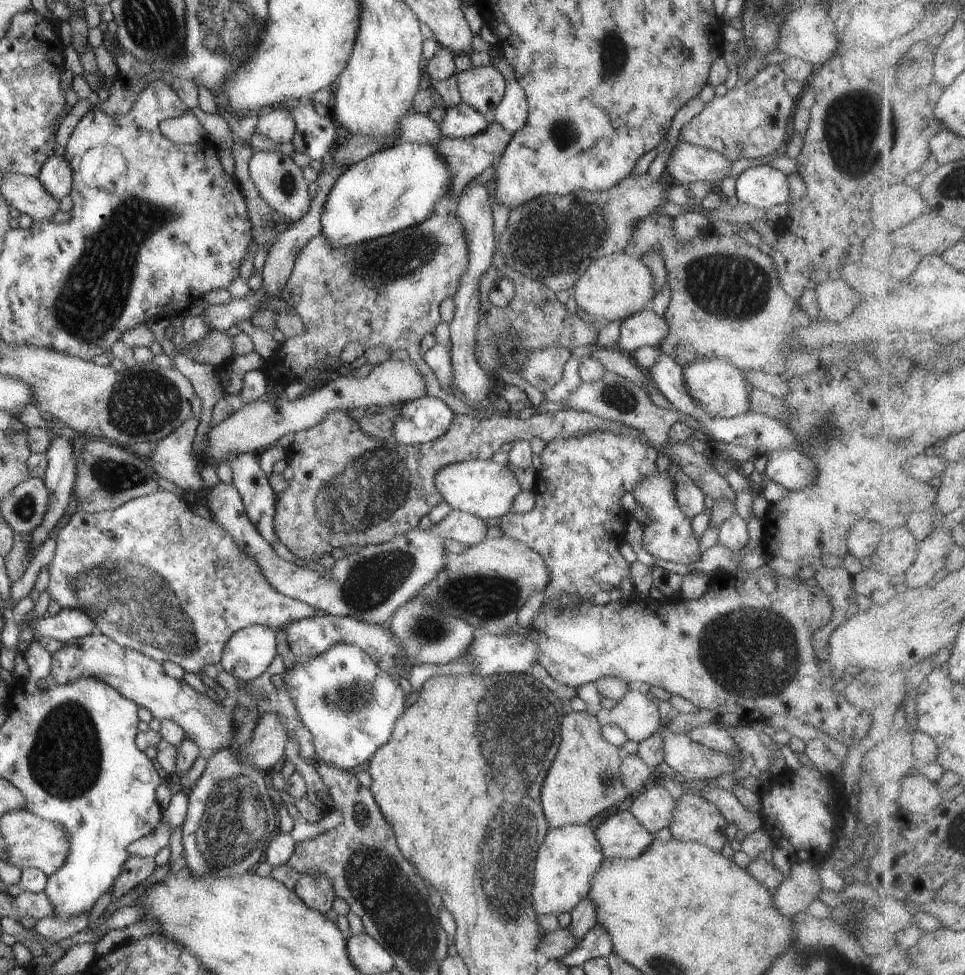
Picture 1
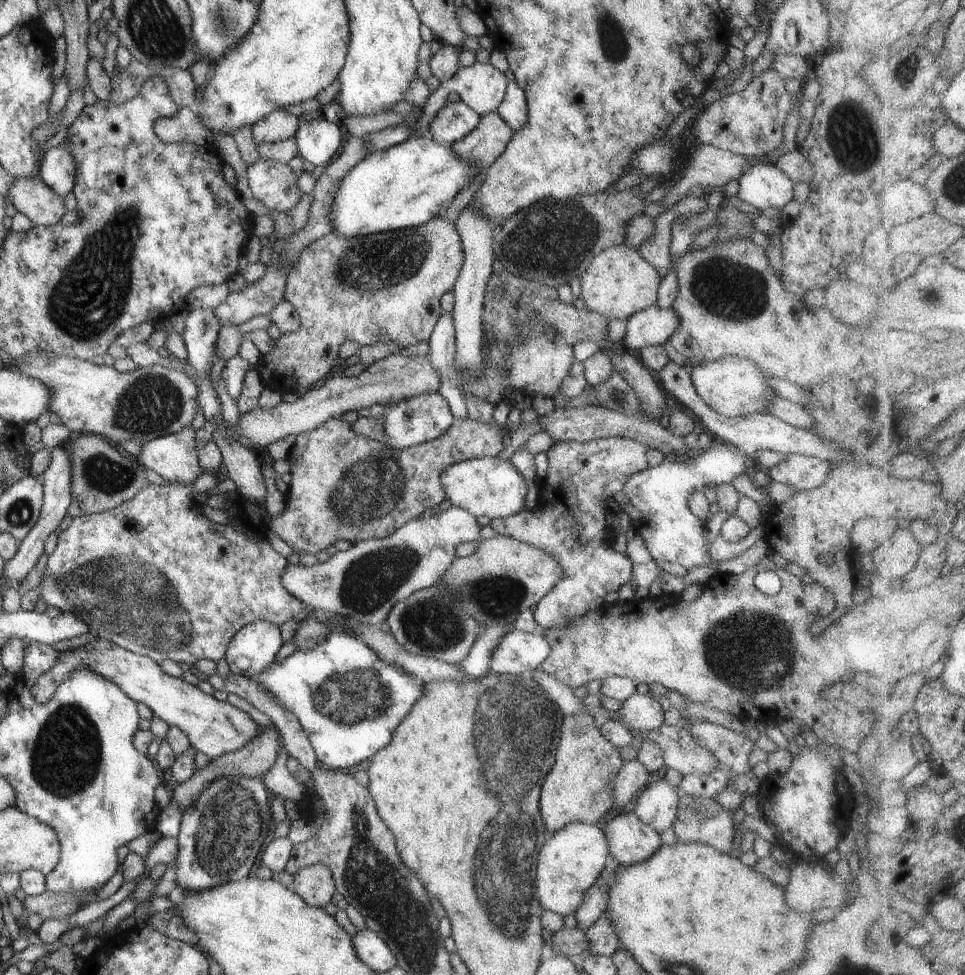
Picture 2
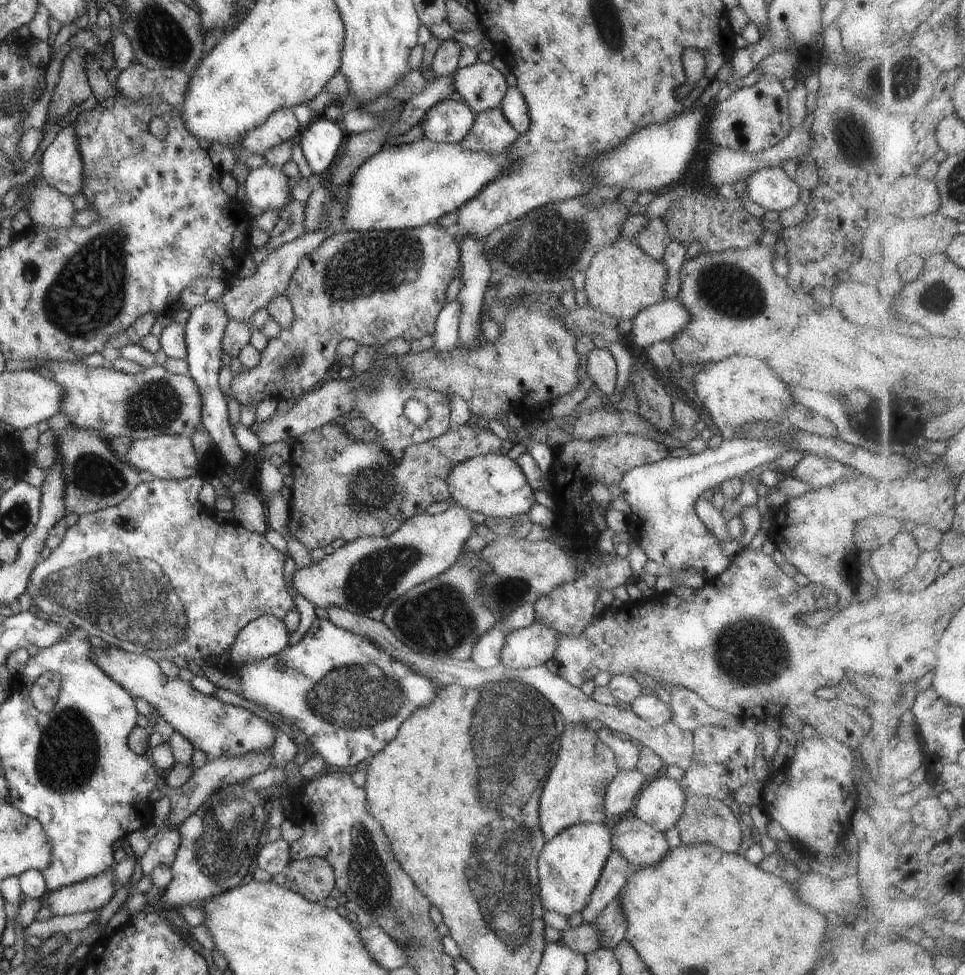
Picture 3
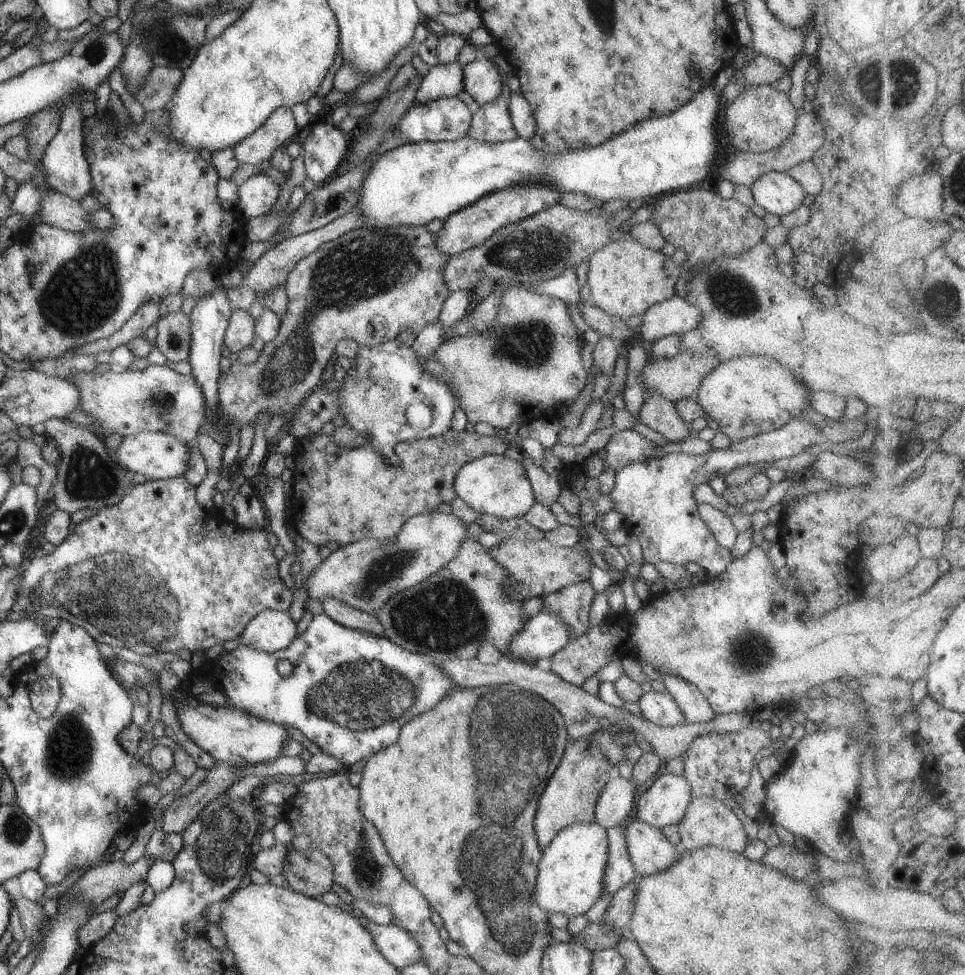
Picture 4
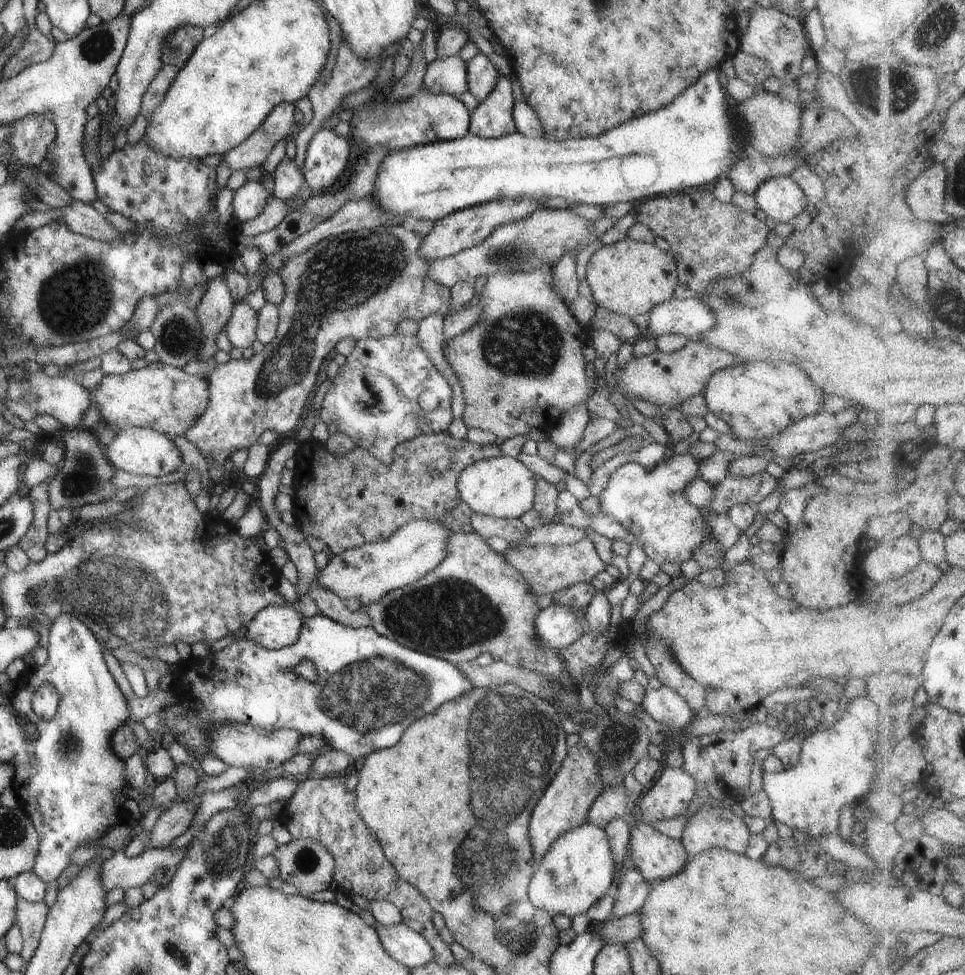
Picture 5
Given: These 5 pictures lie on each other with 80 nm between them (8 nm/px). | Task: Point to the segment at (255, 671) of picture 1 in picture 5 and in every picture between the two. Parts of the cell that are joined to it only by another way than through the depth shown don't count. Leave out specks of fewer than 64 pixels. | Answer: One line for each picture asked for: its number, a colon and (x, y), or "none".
2: (254, 645)
3: (264, 636)
4: (268, 631)
5: (274, 626)

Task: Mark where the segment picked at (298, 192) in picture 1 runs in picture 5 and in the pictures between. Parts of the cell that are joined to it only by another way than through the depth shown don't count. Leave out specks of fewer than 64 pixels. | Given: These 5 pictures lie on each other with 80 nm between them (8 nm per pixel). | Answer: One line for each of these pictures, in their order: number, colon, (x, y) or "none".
2: (272, 182)
3: (266, 187)
4: (256, 195)
5: (248, 200)

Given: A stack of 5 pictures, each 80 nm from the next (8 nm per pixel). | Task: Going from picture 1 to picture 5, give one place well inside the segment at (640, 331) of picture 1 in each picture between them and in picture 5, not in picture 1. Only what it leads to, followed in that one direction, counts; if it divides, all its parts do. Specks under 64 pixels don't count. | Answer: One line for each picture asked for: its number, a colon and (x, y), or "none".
2: (651, 326)
3: (660, 321)
4: (674, 315)
5: (690, 317)

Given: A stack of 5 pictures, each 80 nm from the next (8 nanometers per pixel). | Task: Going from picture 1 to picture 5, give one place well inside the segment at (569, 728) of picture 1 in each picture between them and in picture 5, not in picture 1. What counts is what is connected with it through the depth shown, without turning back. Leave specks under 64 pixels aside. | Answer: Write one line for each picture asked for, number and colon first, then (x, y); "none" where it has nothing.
2: (578, 787)
3: (573, 791)
4: (569, 796)
5: (563, 805)

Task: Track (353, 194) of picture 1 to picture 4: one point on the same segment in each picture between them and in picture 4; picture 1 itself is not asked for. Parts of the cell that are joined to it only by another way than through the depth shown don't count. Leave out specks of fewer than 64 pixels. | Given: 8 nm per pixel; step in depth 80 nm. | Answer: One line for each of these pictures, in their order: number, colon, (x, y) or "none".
2: (404, 185)
3: (404, 186)
4: (414, 183)

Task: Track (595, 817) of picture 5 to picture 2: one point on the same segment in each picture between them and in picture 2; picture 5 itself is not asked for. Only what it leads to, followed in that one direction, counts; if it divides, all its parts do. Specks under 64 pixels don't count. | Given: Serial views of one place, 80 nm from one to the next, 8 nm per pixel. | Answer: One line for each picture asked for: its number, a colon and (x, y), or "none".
2: (631, 775)
3: (623, 787)
4: (614, 804)

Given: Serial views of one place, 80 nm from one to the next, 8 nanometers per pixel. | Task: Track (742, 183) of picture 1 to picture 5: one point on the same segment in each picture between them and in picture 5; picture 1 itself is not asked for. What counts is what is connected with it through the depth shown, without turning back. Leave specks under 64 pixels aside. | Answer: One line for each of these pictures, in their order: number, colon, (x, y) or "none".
2: (763, 186)
3: (770, 188)
4: (775, 191)
5: (781, 199)

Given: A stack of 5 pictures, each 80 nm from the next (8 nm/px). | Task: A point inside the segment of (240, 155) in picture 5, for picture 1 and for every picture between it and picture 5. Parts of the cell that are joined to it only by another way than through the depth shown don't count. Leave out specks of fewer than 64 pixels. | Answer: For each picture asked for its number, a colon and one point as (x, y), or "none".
1: (278, 125)
2: (278, 125)
3: (280, 125)
4: (278, 129)

